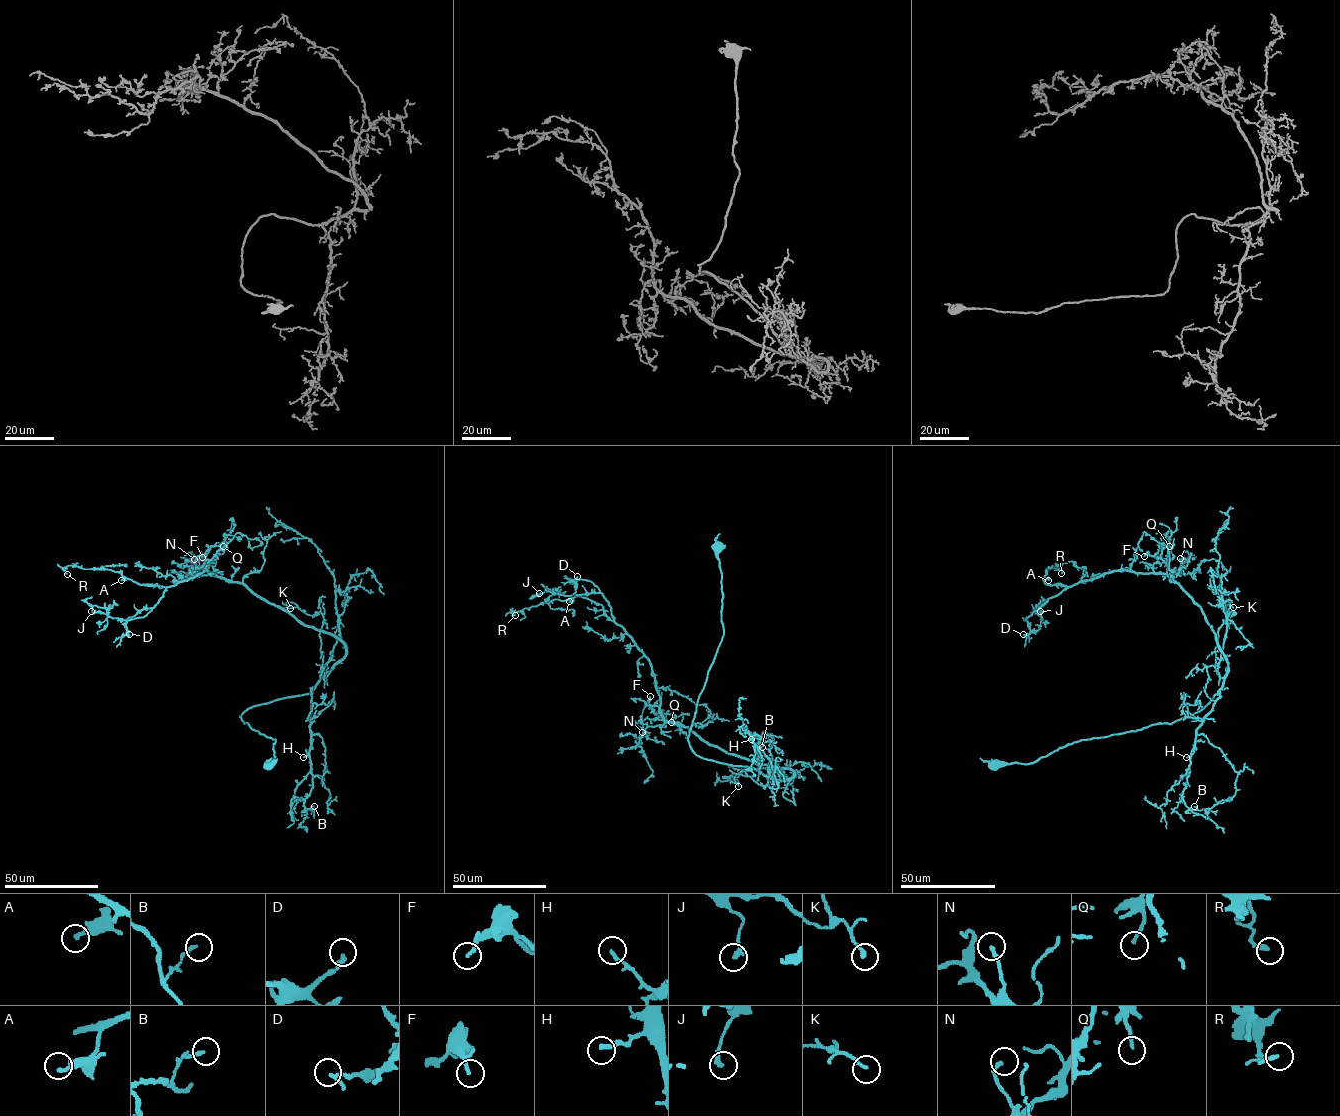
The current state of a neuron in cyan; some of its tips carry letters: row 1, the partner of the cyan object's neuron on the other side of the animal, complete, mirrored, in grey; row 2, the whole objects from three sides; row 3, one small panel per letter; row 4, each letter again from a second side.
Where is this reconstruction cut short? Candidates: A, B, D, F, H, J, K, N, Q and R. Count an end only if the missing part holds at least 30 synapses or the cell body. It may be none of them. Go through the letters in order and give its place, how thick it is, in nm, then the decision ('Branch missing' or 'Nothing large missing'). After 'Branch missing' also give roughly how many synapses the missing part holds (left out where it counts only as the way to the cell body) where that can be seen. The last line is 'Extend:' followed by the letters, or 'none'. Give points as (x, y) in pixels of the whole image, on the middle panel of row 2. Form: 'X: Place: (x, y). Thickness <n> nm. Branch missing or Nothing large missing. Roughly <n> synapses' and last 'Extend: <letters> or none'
A: Place: (569, 601). Thickness 200 nm. Nothing large missing
B: Place: (762, 747). Thickness 170 nm. Nothing large missing
D: Place: (577, 576). Thickness 240 nm. Nothing large missing
F: Place: (650, 696). Thickness 140 nm. Nothing large missing
H: Place: (751, 739). Thickness 200 nm. Branch missing. Roughly 50 synapses
J: Place: (539, 593). Thickness 240 nm. Nothing large missing
K: Place: (738, 786). Thickness 180 nm. Nothing large missing
N: Place: (642, 732). Thickness 240 nm. Nothing large missing
Q: Place: (671, 722). Thickness 160 nm. Nothing large missing
R: Place: (515, 615). Thickness 200 nm. Nothing large missing
Extend: H

